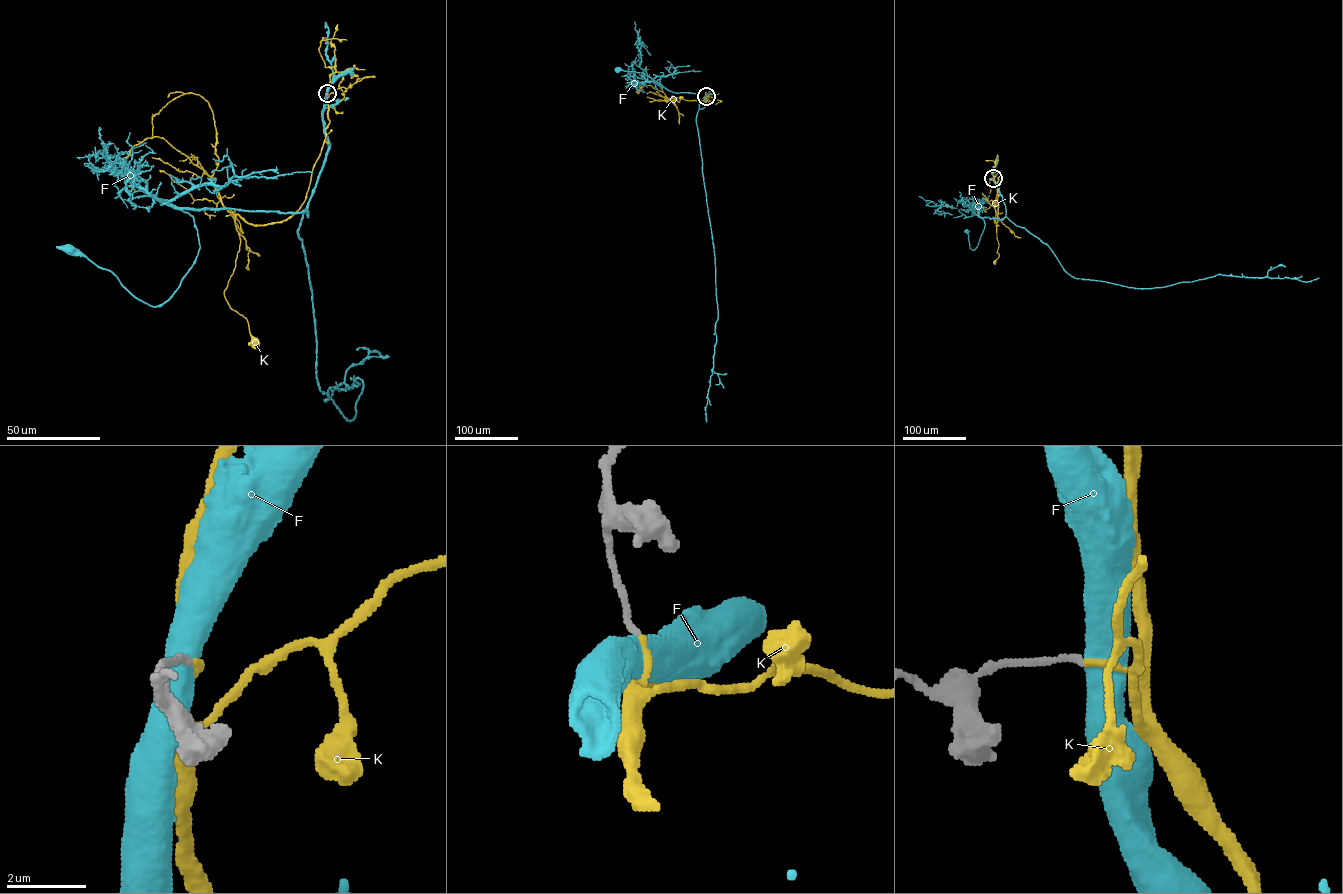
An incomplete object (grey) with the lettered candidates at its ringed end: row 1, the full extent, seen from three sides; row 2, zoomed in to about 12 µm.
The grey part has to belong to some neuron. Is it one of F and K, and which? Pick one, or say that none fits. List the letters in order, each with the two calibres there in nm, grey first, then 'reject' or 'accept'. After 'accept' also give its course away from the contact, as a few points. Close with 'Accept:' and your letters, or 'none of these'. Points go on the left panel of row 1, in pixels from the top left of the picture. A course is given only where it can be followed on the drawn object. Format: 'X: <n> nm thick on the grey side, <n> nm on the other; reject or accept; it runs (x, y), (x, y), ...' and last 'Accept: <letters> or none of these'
F: 150 nm thick on the grey side, 500 nm on the other; reject
K: 150 nm thick on the grey side, 140 nm on the other; accept; it runs (327, 93), (329, 123), (301, 207), (265, 225), (235, 216), (240, 249), (224, 294), (255, 342)
Accept: K

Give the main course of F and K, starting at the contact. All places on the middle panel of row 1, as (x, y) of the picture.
F: (706, 96), (706, 105), (700, 109), (696, 94), (672, 92), (643, 73), (619, 69)
K: (706, 96), (704, 101), (675, 97), (676, 99), (671, 102), (679, 102), (681, 98)

